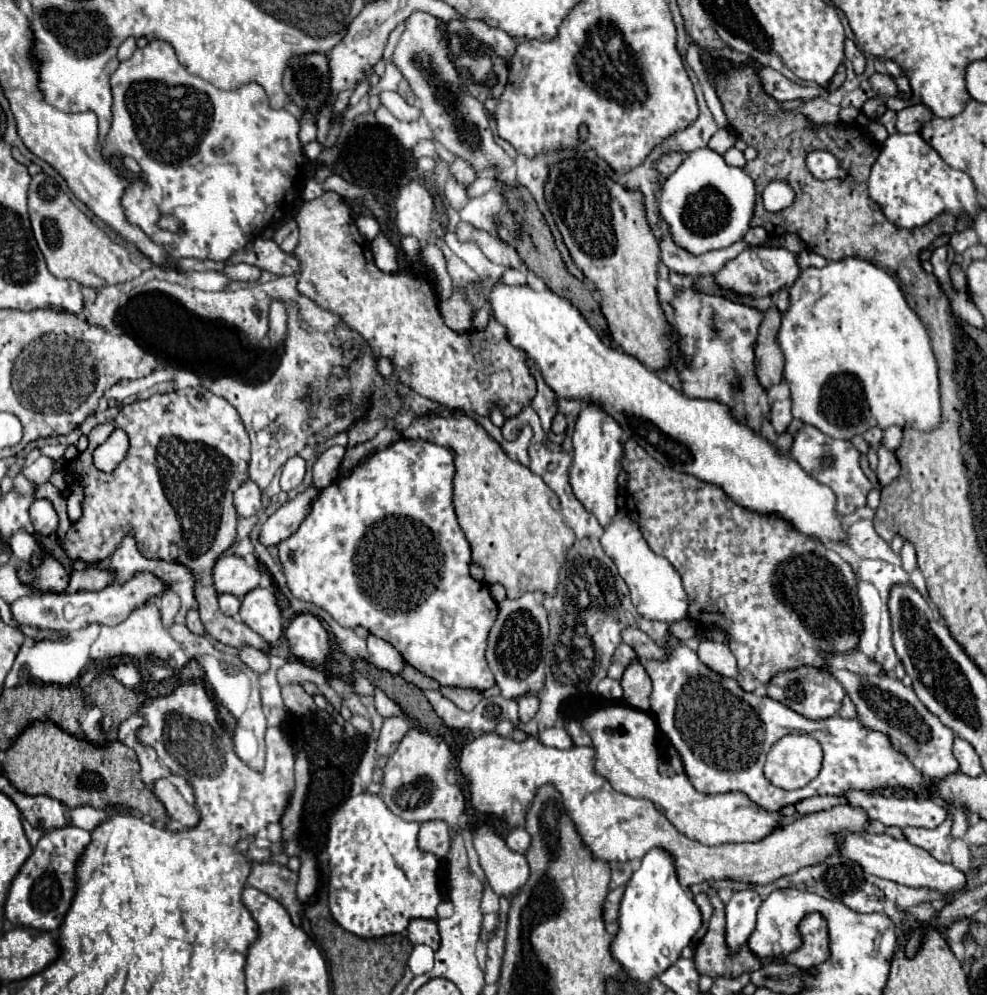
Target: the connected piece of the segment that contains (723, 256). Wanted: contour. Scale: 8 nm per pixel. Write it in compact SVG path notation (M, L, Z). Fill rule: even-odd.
M659 220L659 226L663 230L661 260L665 262L665 266L669 270L683 274L683 276L709 276L709 274L717 272L729 258L735 258L737 254L741 254L743 250L747 250L751 246L745 240L741 240L725 250L713 250L709 254L693 256L687 250L681 250L679 246L675 246L675 242L669 238L669 234L665 234L665 222Z

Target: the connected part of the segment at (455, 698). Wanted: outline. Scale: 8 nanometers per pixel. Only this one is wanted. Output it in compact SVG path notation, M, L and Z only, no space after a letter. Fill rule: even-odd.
M439 688L439 692L449 698L457 708L475 708L477 702L483 698L479 690L471 688Z

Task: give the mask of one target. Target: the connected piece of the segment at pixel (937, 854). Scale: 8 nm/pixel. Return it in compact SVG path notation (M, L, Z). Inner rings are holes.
M945 802L947 808L947 818L941 826L927 830L927 828L913 828L907 826L903 828L903 836L907 842L927 850L935 860L939 862L951 862L951 854L949 854L949 844L953 842L951 838L951 824L953 824L953 814L955 814L955 806L951 802Z

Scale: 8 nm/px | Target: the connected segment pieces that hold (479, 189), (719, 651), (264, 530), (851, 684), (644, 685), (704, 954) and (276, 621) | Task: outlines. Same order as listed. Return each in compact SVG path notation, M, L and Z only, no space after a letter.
M477 178L471 186L469 186L469 196L479 196L483 192L489 192L489 190L495 190L499 186L499 180L497 178Z
M703 640L699 650L699 660L709 666L713 672L727 676L727 678L735 678L737 676L737 662L731 654L731 650L727 648L727 644L719 644L713 640Z
M309 488L291 502L283 504L277 512L273 512L261 526L259 542L263 546L275 546L281 540L289 538L297 532L299 524L305 520L305 514L309 514L309 506L317 496L317 488Z
M859 648L851 650L849 654L827 656L827 670L851 696L853 704L857 706L859 720L871 730L881 730L887 734L895 750L907 754L907 758L921 774L933 780L943 780L945 776L959 772L959 762L951 752L955 740L953 730L943 726L941 720L919 702L913 688L905 688L901 680L893 676L883 676L877 662L871 662L865 654L861 654Z
M633 662L631 666L627 666L621 678L621 686L623 686L623 700L627 706L641 710L641 712L651 710L651 704L649 704L651 682L641 662Z
M717 890L707 892L713 904L713 916L709 922L709 930L699 942L695 950L695 966L699 974L707 974L711 978L727 976L737 978L743 972L755 972L763 966L763 960L753 954L748 943L744 944L737 952L731 952L725 942L725 906L717 896Z
M255 588L241 602L241 620L253 632L257 632L267 642L277 642L283 624L281 610L277 606L277 596L271 588Z

